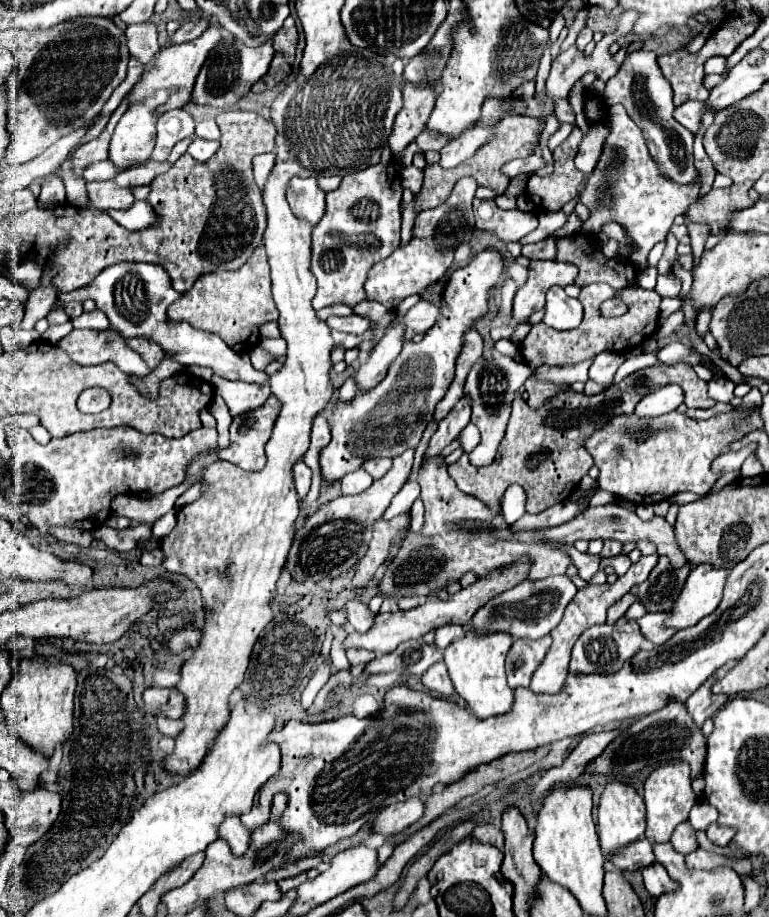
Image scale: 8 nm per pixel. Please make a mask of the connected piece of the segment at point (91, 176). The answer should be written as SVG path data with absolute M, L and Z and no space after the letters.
M99 161L99 163L91 163L83 171L83 179L85 181L107 181L107 179L113 179L117 173L119 171L115 171L109 161Z

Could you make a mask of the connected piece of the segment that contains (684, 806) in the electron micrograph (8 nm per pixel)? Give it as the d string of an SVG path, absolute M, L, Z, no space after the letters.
M669 763L661 765L645 779L645 805L647 805L647 839L651 843L669 841L675 827L689 817L691 807L697 803L697 797L691 789L691 769L687 763Z

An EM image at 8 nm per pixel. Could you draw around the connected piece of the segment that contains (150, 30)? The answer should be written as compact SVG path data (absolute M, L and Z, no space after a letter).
M153 23L129 25L125 35L127 35L127 45L129 45L131 55L135 55L141 63L149 63L153 55L159 51L157 31Z

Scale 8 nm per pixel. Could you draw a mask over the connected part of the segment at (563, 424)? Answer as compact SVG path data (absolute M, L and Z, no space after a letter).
M685 363L657 365L657 367L637 371L629 375L627 379L623 379L619 385L611 385L593 397L585 393L583 395L569 393L573 389L561 391L557 397L557 409L555 409L555 399L549 399L545 407L539 407L537 411L533 411L523 397L517 397L513 401L513 413L511 413L505 437L501 441L501 447L497 451L497 459L489 467L473 467L467 455L463 455L457 463L449 465L449 475L453 477L453 481L463 493L475 495L477 499L485 501L487 507L494 512L501 510L507 487L521 485L527 493L527 503L525 503L527 513L541 513L553 507L555 503L563 503L565 499L569 499L571 493L579 487L579 481L593 467L593 457L583 447L583 441L595 429L599 429L607 419L619 413L633 413L641 397L669 383L677 383L683 387L687 407L715 405L715 401L707 397L707 383L701 381L695 375L695 371Z

